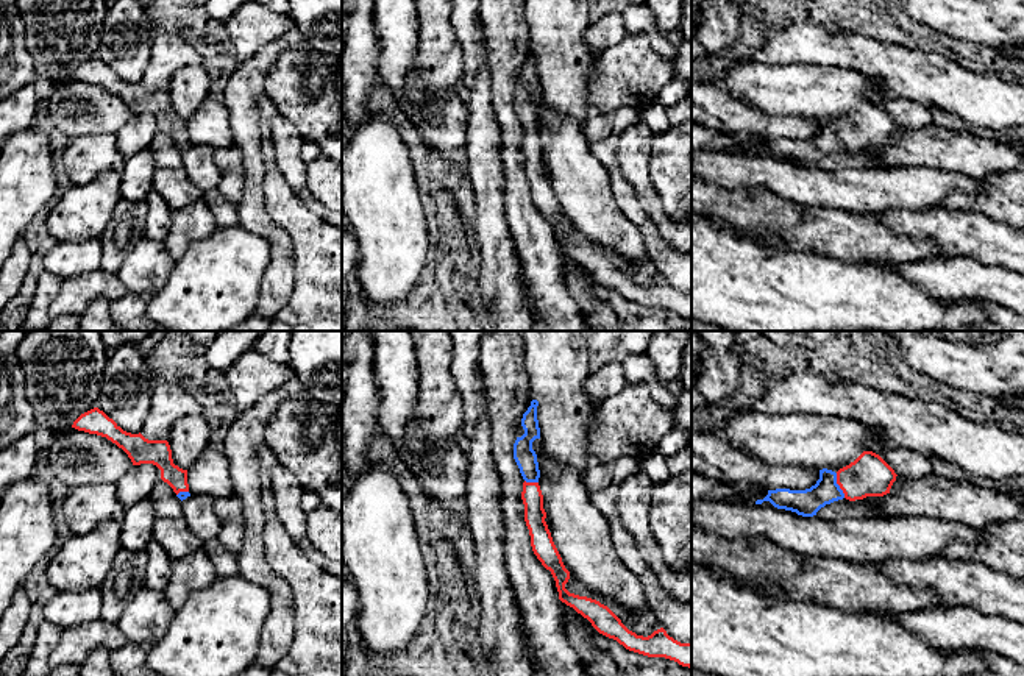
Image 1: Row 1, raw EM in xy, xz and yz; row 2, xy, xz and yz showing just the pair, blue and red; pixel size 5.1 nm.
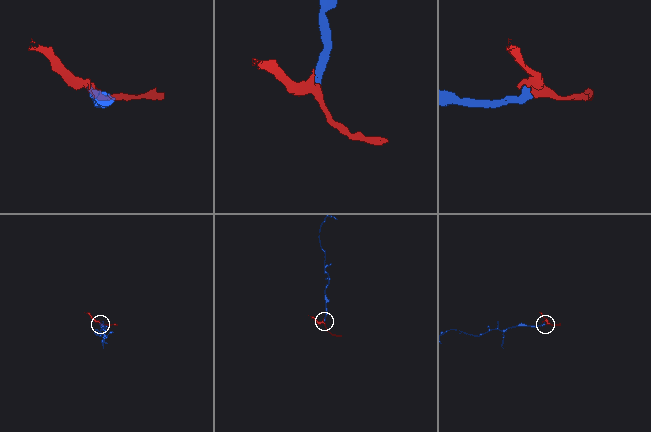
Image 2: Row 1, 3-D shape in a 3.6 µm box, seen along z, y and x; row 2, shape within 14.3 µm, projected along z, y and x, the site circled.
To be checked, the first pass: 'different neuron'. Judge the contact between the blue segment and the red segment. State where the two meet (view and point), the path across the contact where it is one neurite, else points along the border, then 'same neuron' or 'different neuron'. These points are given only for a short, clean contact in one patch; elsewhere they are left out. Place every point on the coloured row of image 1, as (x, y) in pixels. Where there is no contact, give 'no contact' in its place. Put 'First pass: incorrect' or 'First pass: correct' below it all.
yz (839, 486) | across yz (826, 490), (831, 486), (839, 486), (868, 475) | same neuron
First pass: incorrect

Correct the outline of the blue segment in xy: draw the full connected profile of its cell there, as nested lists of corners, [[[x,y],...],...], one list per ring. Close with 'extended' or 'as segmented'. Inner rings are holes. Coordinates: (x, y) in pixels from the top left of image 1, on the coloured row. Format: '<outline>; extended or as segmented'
[[[98,407],[81,414],[72,428],[106,437],[128,454],[133,465],[156,465],[161,470],[161,479],[173,489],[181,501],[190,496],[187,470],[173,464],[167,440],[148,440],[140,432],[126,432]]]; extended

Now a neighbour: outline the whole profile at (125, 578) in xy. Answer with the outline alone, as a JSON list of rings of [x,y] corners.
[[[123,546],[116,554],[108,575],[100,584],[101,614],[108,623],[117,623],[125,607],[144,589],[147,573],[147,553],[128,551]]]

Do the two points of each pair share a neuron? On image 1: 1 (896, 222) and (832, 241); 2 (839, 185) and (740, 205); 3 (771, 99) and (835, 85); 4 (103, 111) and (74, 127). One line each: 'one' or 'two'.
1: two
2: two
3: one
4: one

